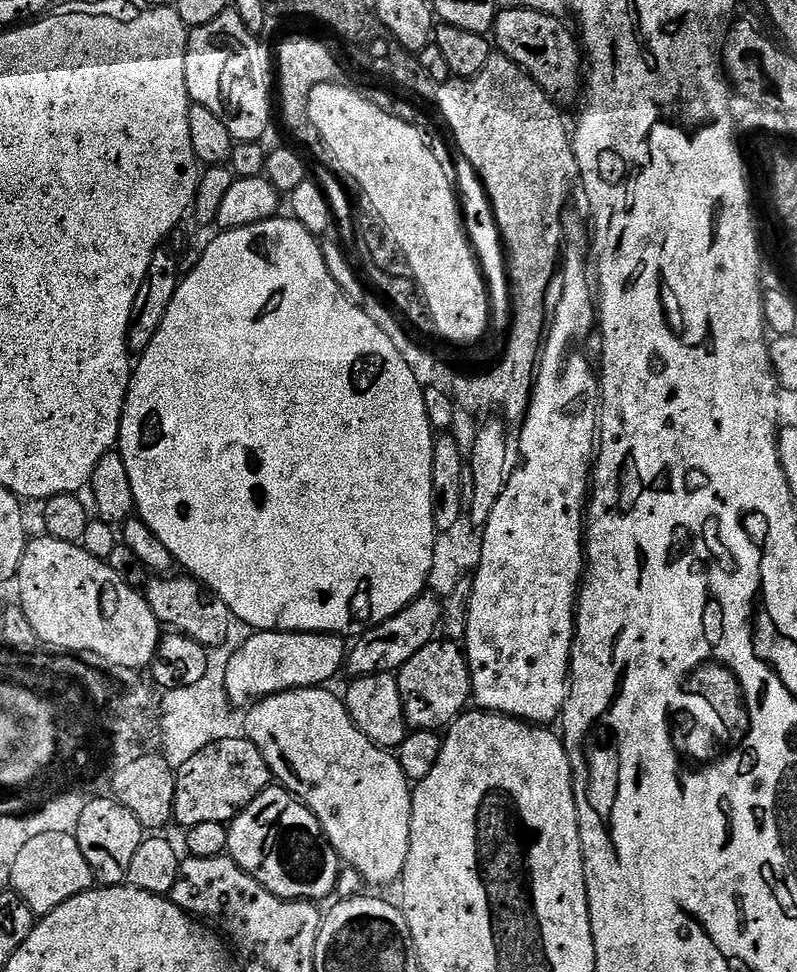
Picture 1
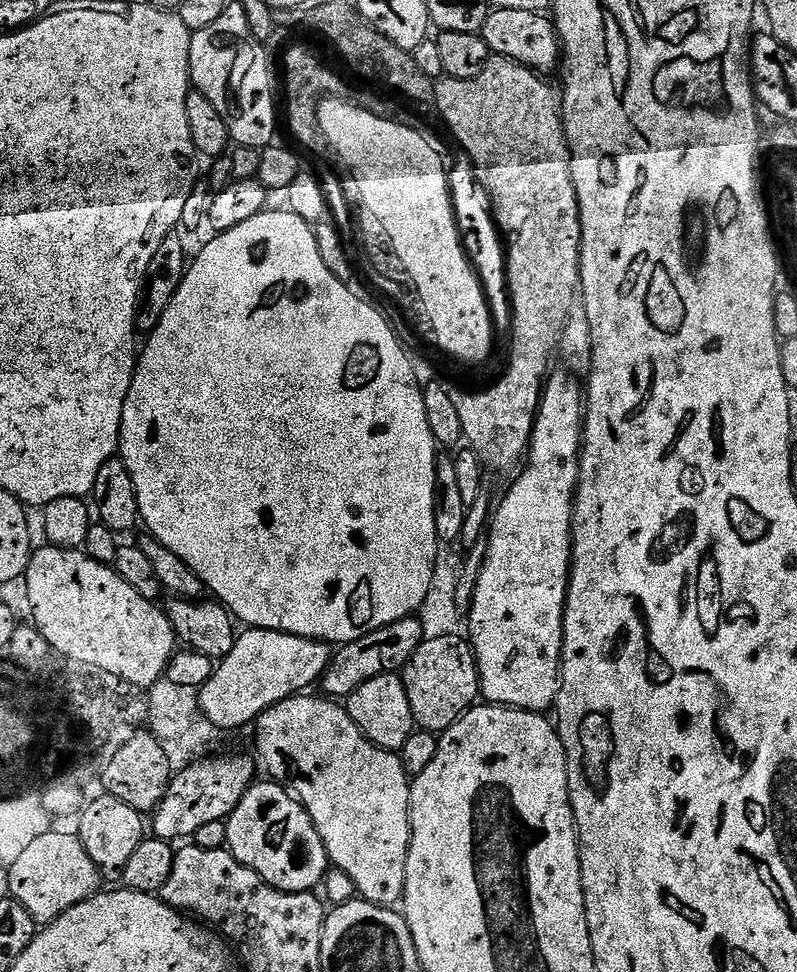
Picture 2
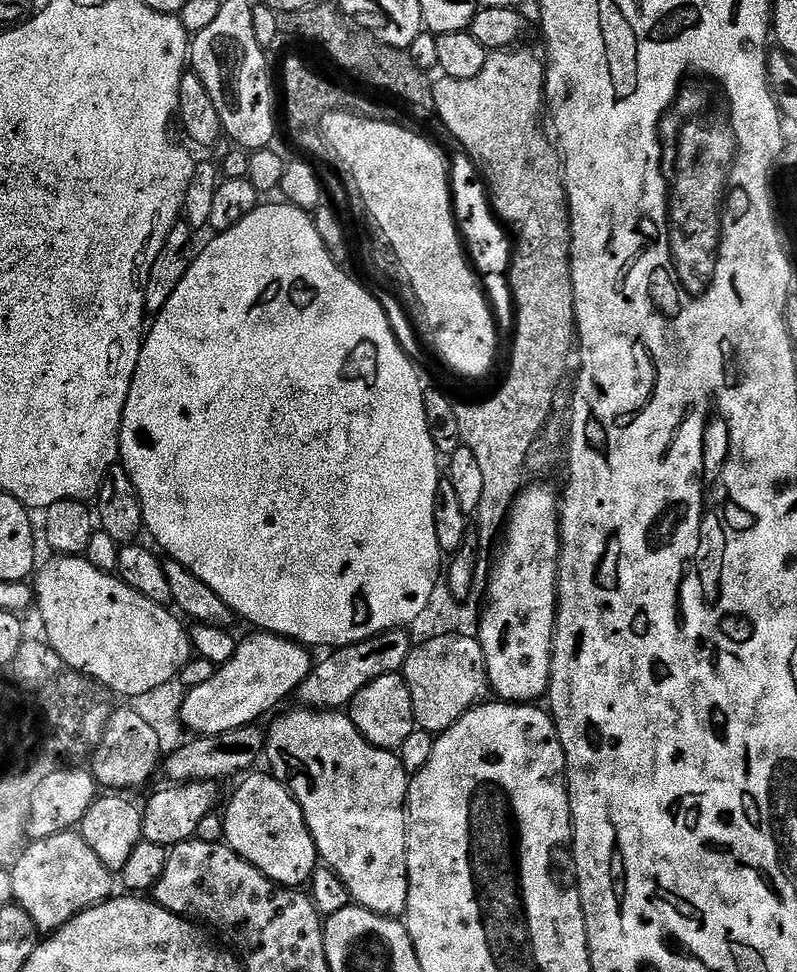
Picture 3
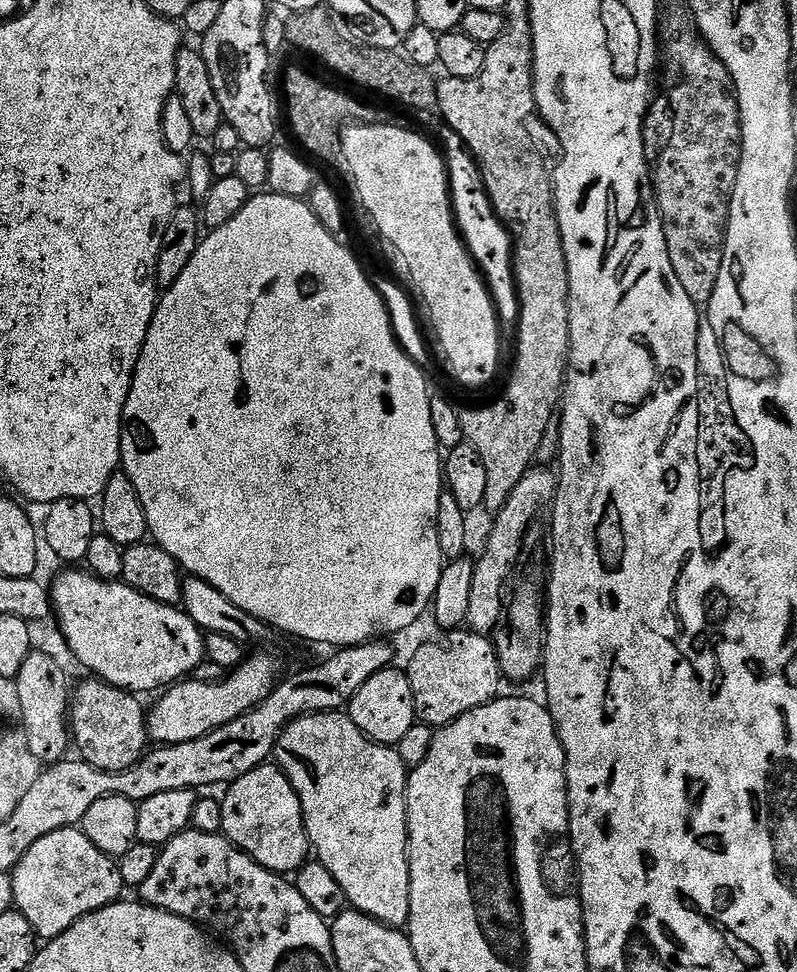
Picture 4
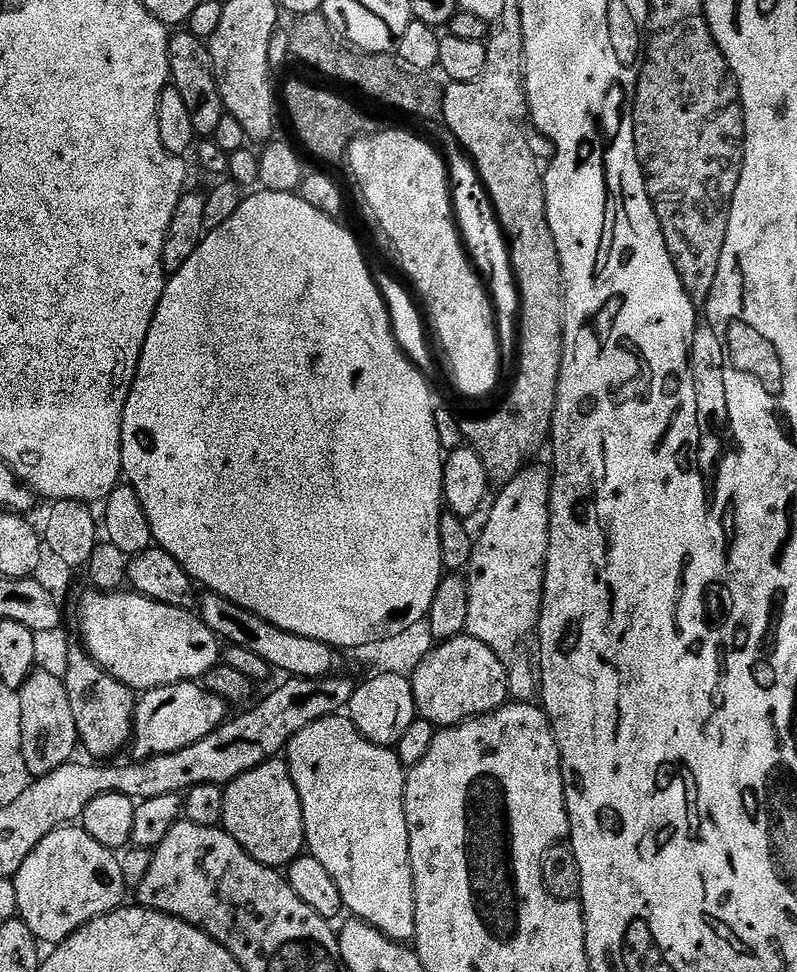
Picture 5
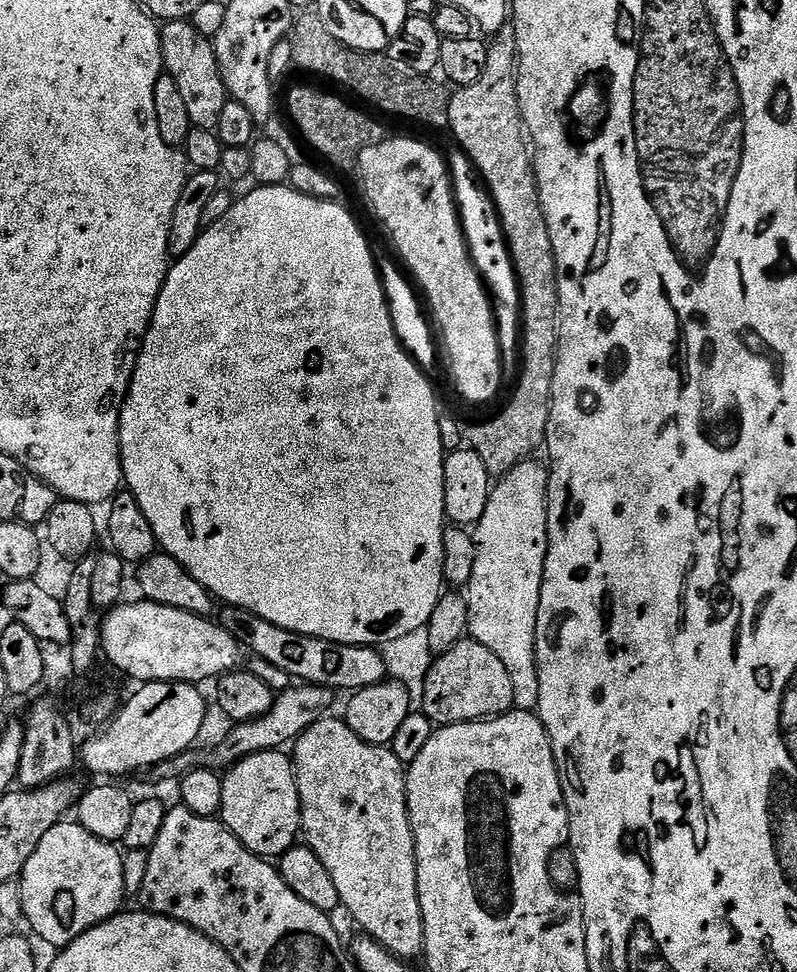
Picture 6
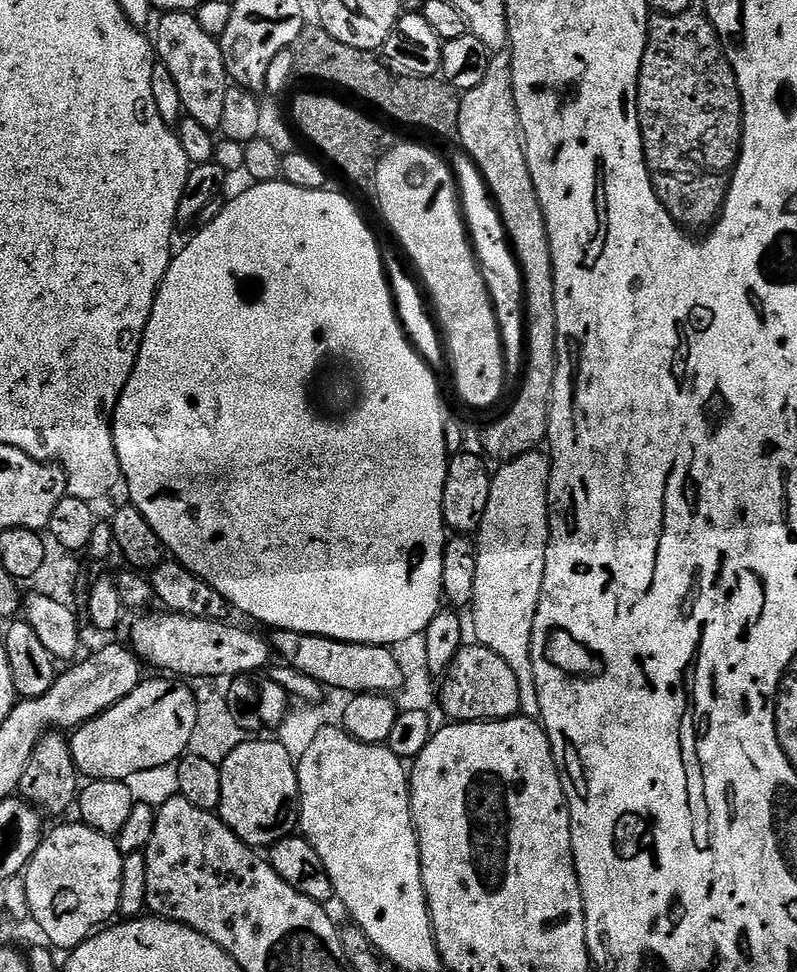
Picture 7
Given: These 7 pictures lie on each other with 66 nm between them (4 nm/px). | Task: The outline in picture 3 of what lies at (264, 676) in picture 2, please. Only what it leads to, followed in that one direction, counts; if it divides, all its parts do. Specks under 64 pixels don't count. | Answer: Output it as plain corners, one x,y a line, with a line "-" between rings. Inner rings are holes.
260,630
257,633
257,636
248,636
237,643
233,657
217,667
210,682
185,691
180,719
189,733
197,737
213,736
256,724
267,712
275,713
275,708
291,692
293,695
308,677
314,656
308,653
311,651
305,645
287,636
273,636
271,632

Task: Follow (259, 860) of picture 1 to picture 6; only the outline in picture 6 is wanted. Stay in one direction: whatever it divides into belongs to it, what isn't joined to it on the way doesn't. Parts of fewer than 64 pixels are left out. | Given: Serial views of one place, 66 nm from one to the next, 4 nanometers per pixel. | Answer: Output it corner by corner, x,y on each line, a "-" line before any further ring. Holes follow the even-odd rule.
277,750
250,754
233,764
222,776
224,785
219,819
246,850
261,858
279,858
286,854
286,850
297,847
302,832
296,769
286,753

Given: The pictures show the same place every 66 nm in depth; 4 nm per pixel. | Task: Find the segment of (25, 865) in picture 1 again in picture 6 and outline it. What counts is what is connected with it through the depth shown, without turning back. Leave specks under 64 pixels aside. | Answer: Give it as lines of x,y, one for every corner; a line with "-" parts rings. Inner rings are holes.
61,822
54,825
42,837
42,842
38,842
38,850
30,854
30,862
26,862
24,871
18,877
22,890
24,920
32,927
31,935
37,941
45,940
52,950
59,950
74,942
74,938
86,934
86,930
117,915
122,908
120,903
126,899
122,882
123,861
121,849
115,843
94,838
94,834
90,834
90,830
86,830
80,824

